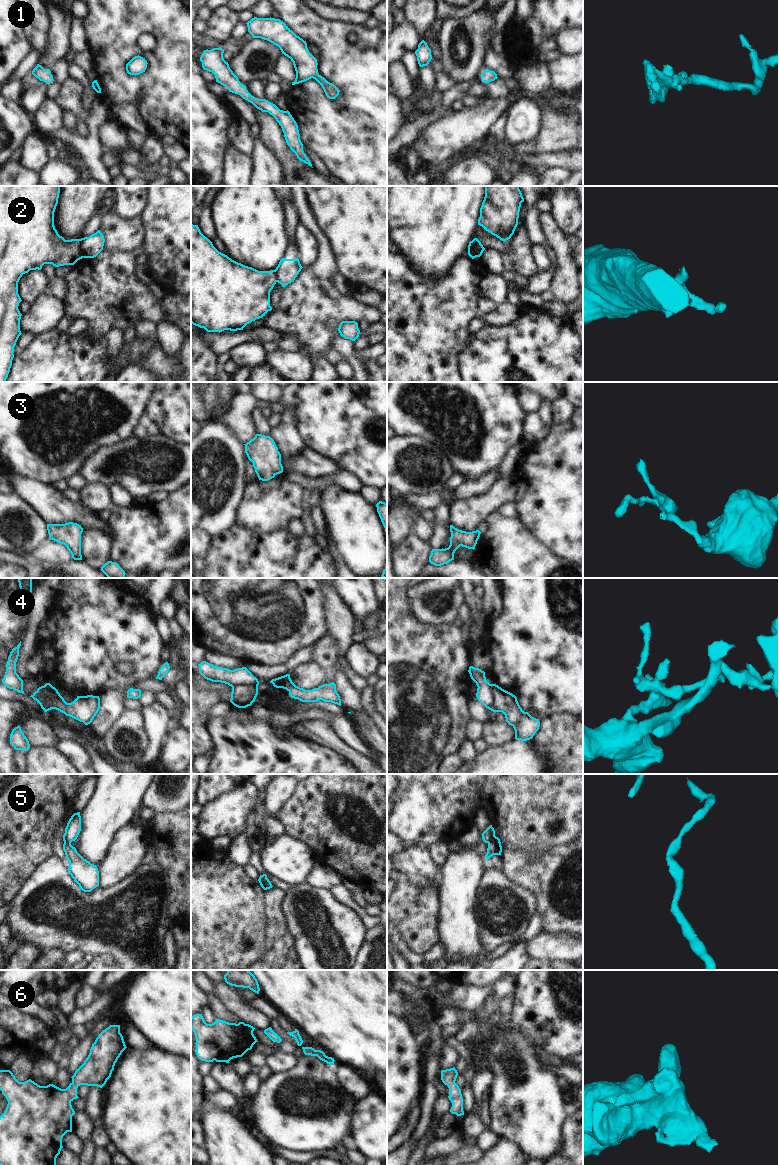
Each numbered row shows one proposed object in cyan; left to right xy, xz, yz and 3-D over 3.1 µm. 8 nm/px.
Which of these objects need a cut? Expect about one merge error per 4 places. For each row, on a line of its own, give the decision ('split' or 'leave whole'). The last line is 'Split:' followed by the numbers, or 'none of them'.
1: leave whole
2: split
3: leave whole
4: split
5: split
6: leave whole
Split: 2, 4, 5

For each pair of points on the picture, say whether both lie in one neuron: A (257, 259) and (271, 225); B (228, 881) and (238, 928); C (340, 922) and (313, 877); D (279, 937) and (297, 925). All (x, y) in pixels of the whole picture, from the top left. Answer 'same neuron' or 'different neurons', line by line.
A: same neuron
B: same neuron
C: different neurons
D: different neurons

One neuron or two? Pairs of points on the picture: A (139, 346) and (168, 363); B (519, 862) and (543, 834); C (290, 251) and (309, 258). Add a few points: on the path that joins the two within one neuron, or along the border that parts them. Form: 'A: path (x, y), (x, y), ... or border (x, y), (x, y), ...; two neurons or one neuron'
A: path (146, 351), (158, 363), (161, 363); one neuron
B: border (505, 845), (523, 849), (530, 861), (550, 847); two neurons
C: border (294, 238), (298, 257); two neurons

